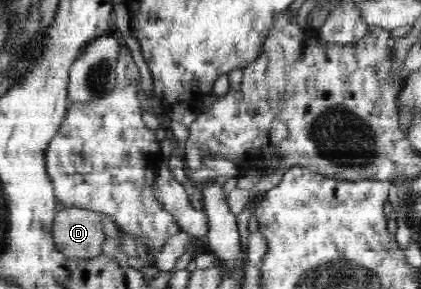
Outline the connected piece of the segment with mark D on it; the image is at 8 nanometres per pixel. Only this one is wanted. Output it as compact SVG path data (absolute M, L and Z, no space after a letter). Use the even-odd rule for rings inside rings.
M64 208L52 223L55 247L66 257L91 259L102 254L106 239L103 216L93 210Z

